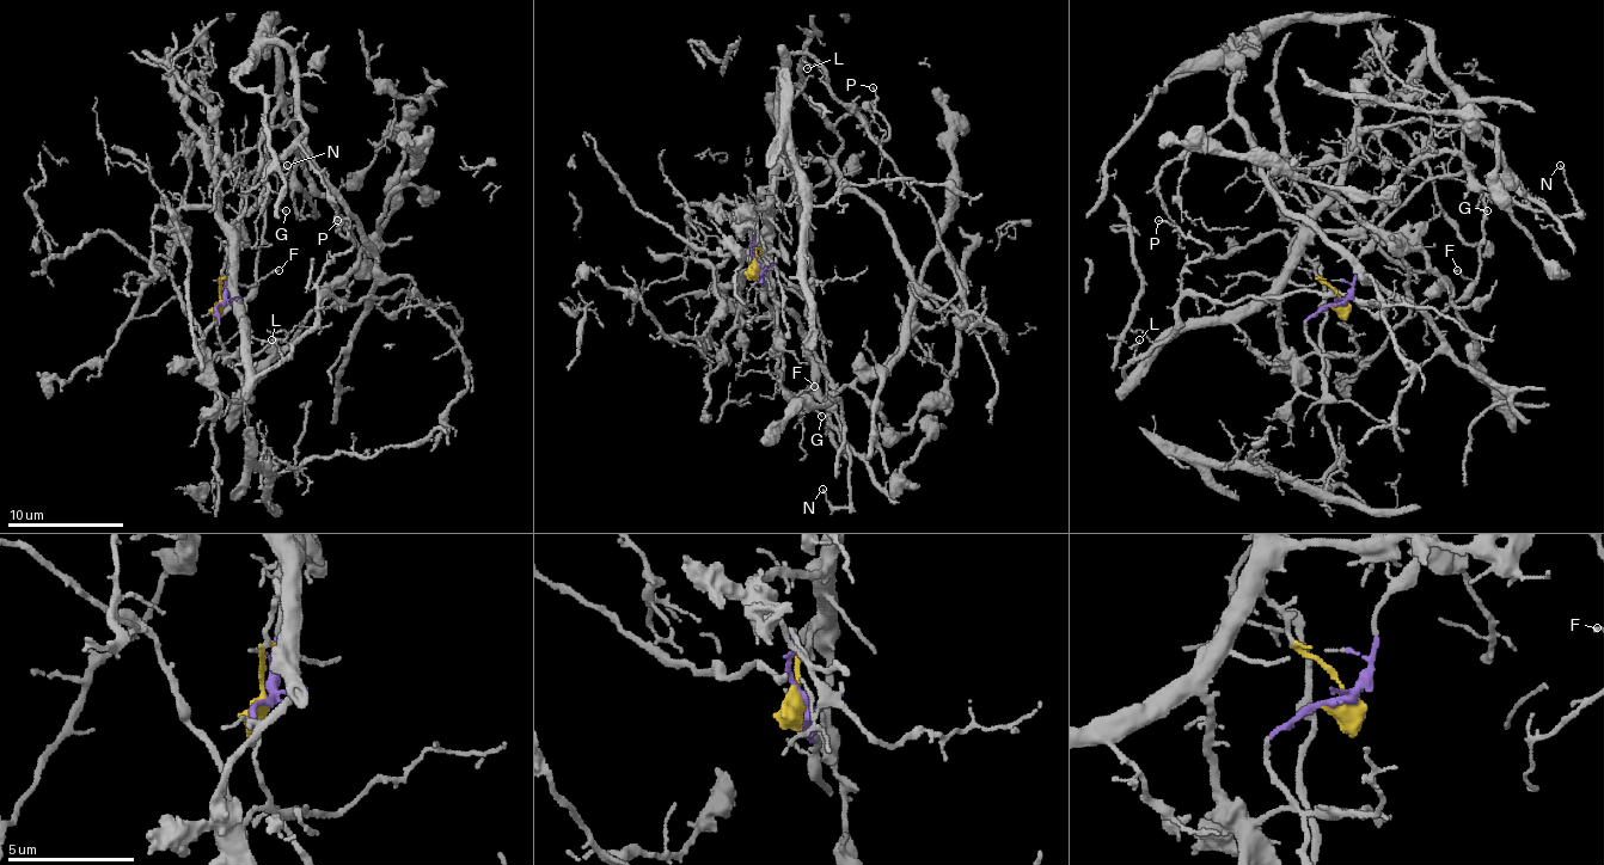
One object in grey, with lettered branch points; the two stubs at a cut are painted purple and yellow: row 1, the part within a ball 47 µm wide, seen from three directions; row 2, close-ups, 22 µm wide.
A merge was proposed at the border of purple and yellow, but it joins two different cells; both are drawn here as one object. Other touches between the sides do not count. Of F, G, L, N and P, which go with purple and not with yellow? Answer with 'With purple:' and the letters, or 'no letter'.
With purple: F, G

